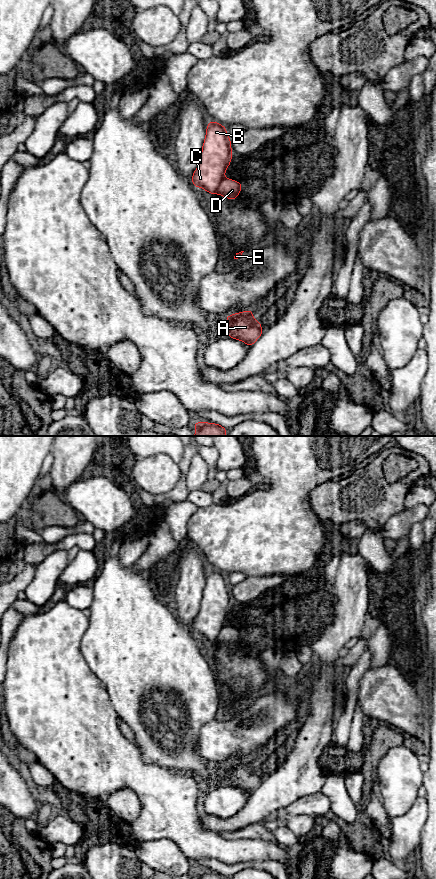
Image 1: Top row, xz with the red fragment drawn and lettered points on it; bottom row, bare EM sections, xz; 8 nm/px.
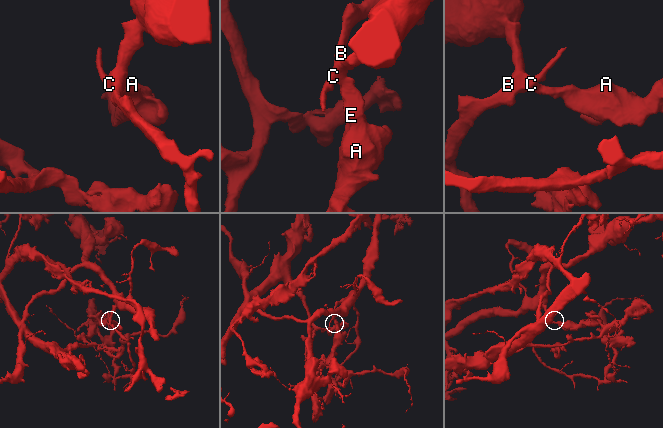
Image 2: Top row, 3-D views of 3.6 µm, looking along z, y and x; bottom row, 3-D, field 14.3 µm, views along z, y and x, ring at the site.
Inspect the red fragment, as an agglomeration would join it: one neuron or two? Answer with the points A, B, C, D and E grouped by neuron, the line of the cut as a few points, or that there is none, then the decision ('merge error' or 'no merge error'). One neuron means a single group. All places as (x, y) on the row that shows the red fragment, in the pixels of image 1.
groups A D E / B C; cut xz (223, 177), (216, 192); merge error

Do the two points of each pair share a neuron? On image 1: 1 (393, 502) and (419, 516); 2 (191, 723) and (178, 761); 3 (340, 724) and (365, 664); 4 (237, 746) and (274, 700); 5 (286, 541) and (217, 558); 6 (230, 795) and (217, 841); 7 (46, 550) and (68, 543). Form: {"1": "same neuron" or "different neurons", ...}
{"1": "different neurons", "2": "same neuron", "3": "same neuron", "4": "same neuron", "5": "same neuron", "6": "different neurons", "7": "same neuron"}

